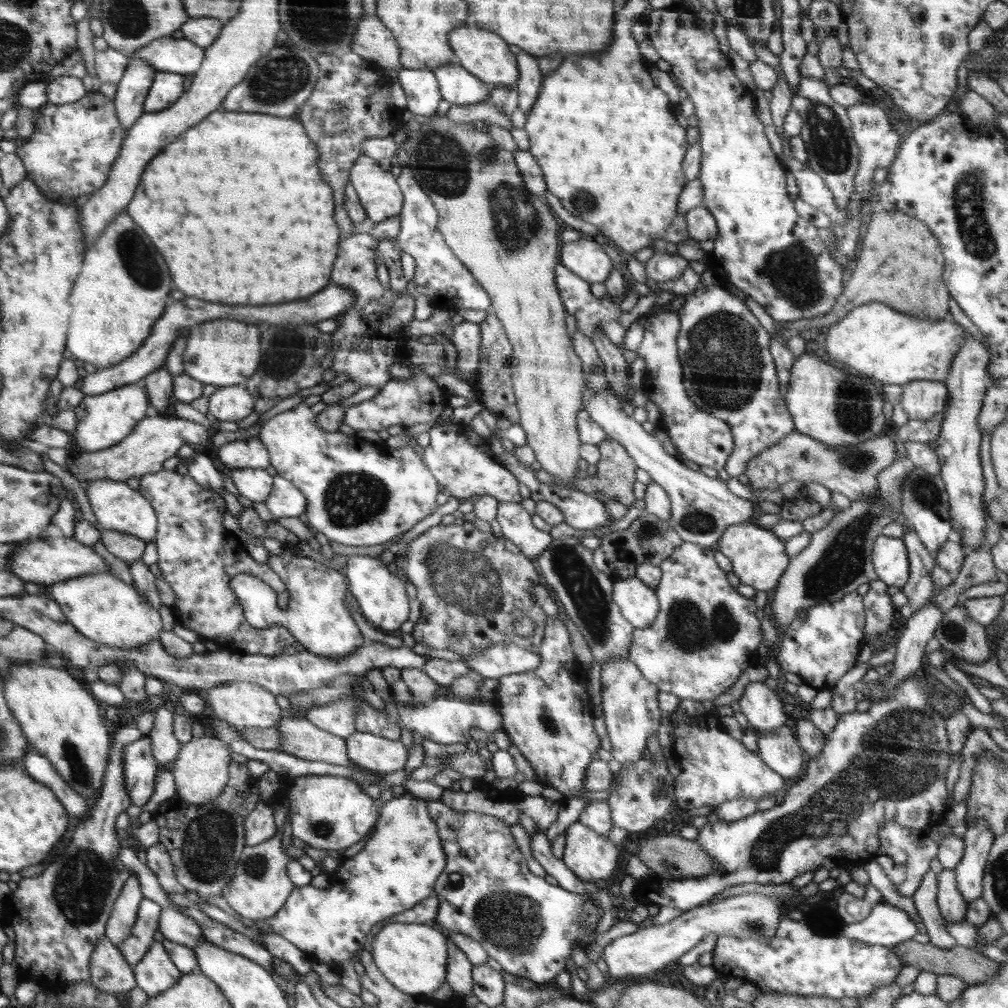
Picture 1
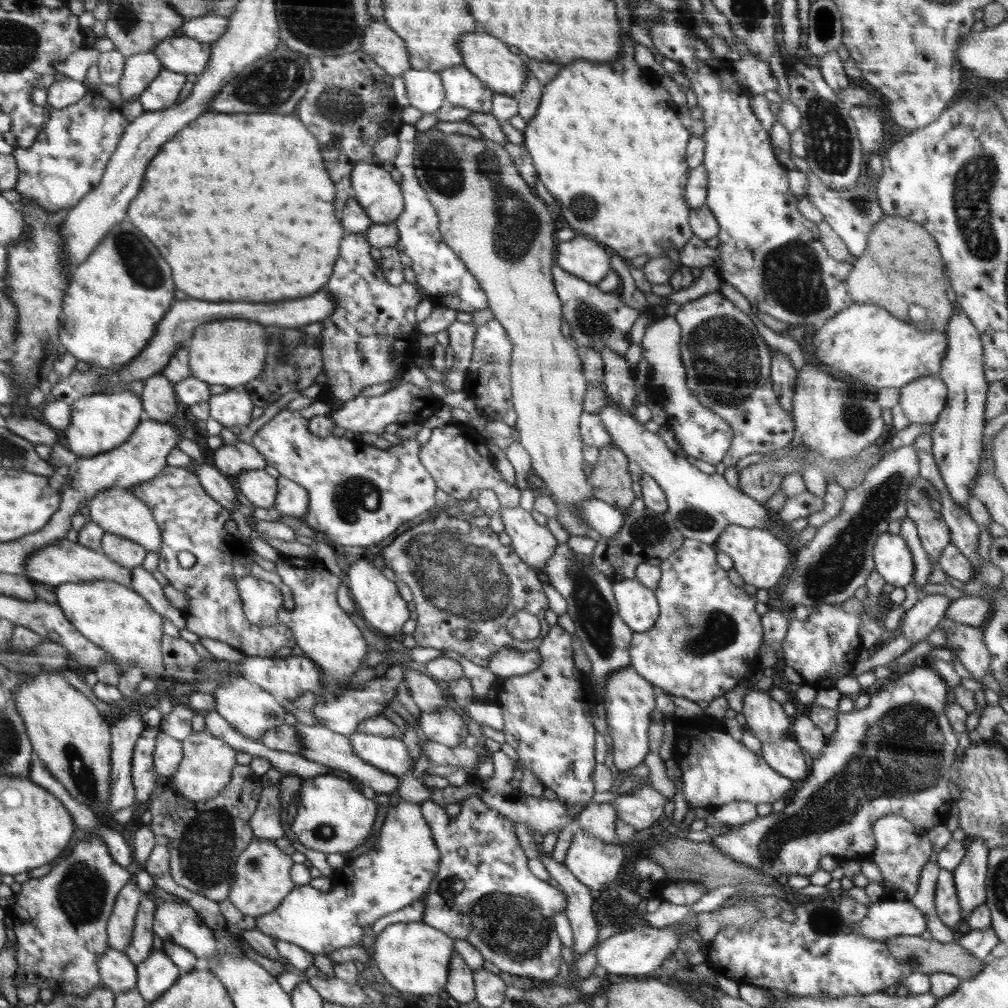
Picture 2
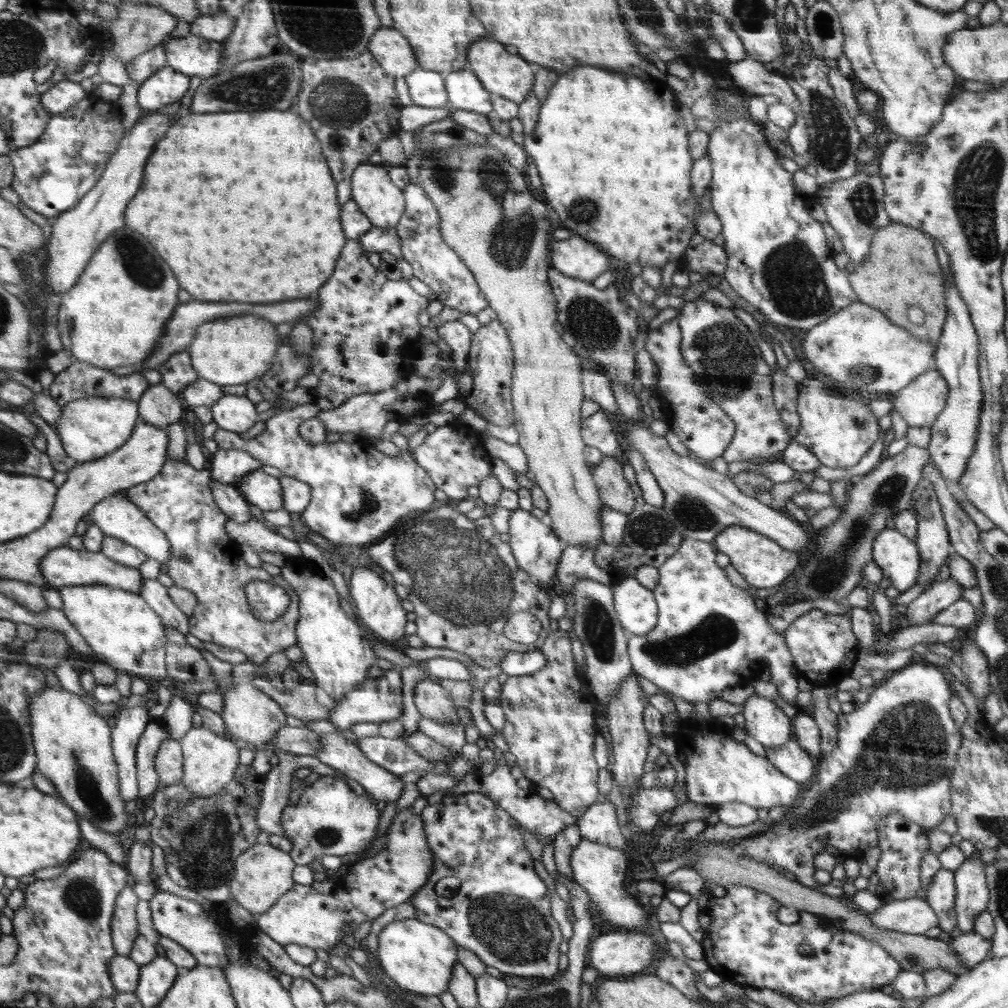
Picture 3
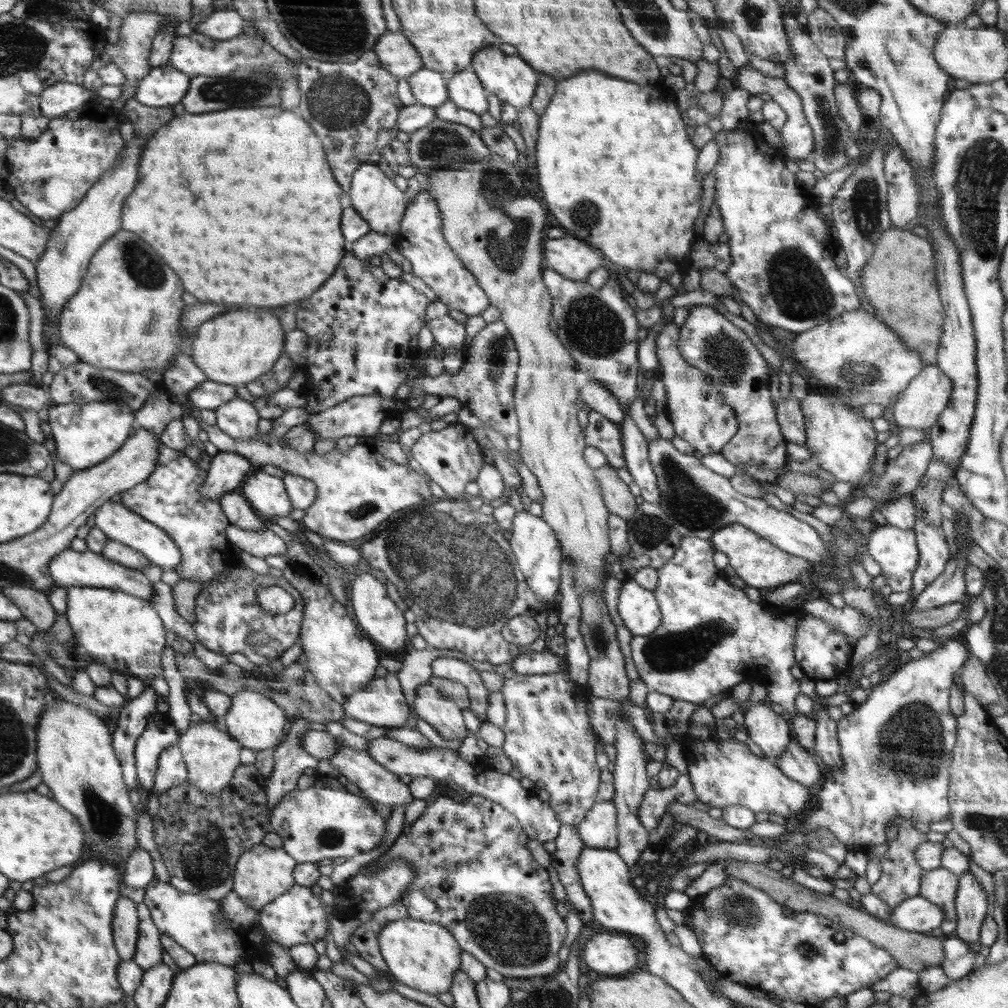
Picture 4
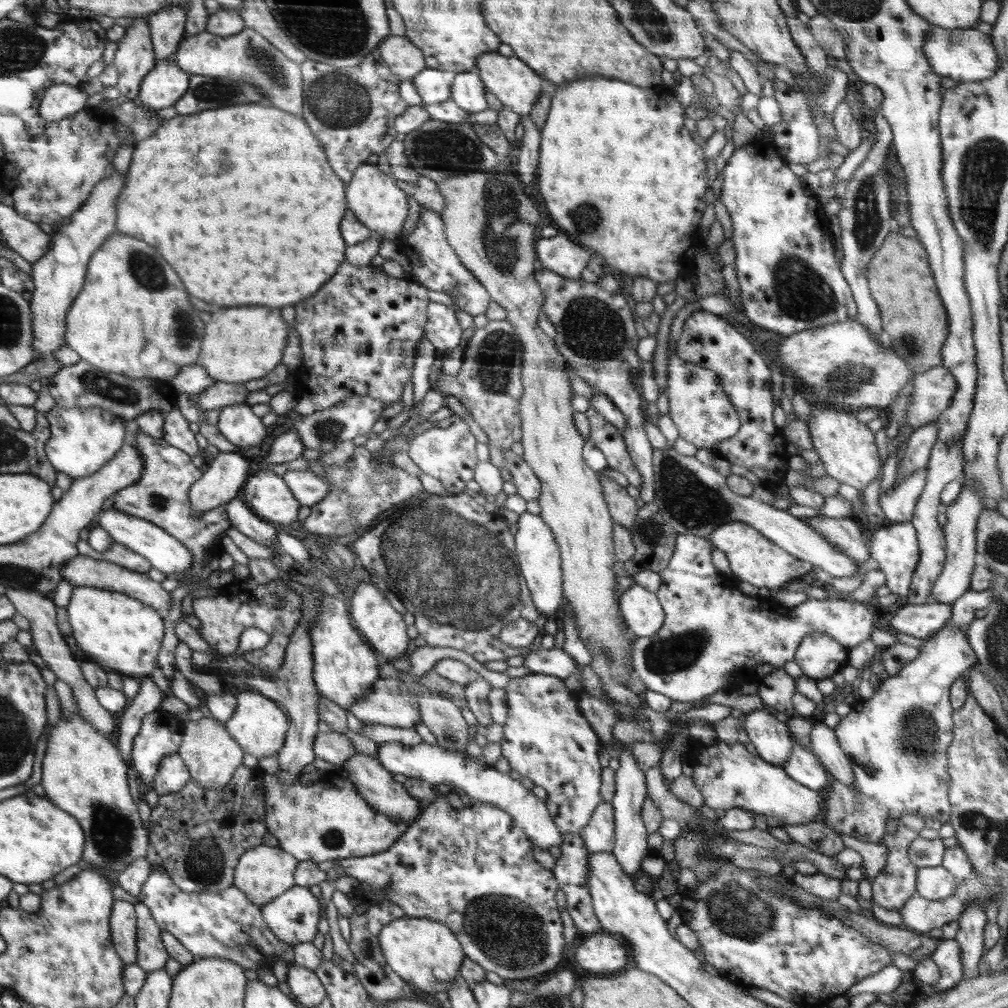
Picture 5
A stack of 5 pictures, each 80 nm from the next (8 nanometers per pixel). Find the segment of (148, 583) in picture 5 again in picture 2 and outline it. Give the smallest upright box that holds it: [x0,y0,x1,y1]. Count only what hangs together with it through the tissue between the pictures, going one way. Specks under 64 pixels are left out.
[24,540,133,588]

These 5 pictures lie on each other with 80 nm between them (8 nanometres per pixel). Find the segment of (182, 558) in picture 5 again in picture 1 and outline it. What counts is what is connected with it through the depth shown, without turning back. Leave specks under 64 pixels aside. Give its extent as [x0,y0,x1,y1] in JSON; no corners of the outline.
[86,480,157,543]

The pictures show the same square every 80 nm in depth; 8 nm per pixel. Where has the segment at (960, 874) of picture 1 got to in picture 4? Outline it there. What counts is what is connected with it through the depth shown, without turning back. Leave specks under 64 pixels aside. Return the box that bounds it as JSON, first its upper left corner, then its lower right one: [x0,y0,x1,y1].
[954,871,988,952]

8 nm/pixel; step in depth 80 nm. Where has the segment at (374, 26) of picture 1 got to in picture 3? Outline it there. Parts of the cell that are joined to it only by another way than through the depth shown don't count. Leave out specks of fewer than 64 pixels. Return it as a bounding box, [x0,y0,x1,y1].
[368,27,418,77]

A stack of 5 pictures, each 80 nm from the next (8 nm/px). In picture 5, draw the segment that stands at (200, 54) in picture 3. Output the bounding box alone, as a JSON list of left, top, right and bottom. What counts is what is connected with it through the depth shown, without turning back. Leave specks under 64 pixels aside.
[173,26,305,117]

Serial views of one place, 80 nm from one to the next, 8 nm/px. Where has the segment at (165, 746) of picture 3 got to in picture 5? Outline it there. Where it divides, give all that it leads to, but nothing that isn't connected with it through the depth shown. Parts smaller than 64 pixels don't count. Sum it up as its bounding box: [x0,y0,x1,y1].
[152,752,190,795]

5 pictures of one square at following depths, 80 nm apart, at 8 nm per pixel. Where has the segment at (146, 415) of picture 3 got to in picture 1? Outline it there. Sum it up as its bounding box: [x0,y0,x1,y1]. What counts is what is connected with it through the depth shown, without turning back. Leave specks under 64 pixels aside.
[145,364,173,415]

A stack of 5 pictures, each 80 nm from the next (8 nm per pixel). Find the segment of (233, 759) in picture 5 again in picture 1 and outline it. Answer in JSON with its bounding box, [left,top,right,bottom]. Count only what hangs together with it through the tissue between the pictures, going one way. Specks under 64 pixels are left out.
[171,732,230,806]

